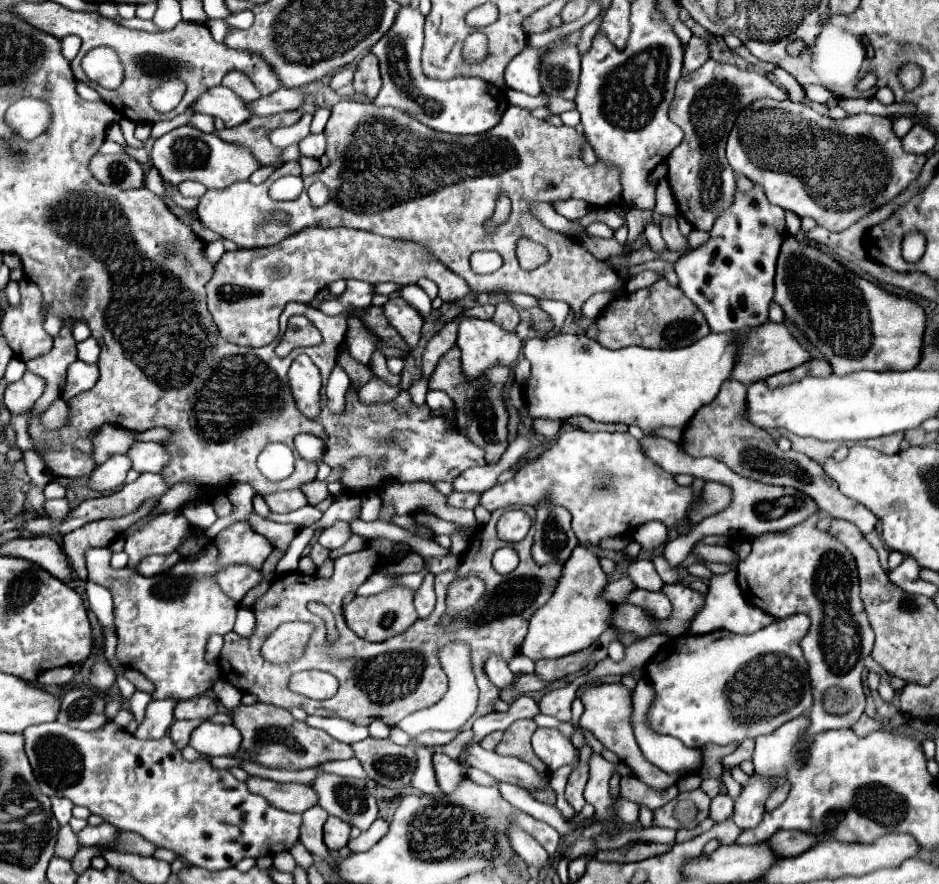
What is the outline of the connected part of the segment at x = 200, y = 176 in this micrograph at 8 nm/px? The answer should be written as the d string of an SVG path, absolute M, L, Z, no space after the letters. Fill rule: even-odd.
M190 124L174 128L158 138L152 146L150 160L160 170L164 182L172 186L178 186L186 180L196 180L202 182L206 188L226 188L238 180L248 180L252 172L262 168L262 164L256 162L246 146L224 142L216 134L204 134Z

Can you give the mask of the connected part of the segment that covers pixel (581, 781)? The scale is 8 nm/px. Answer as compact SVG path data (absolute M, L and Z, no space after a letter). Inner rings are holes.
M586 744L580 748L580 766L576 766L568 778L568 784L566 784L566 800L568 804L572 804L572 808L576 812L580 812L586 804L584 800L584 786L588 782L588 760L590 760L590 754L592 754L592 748Z

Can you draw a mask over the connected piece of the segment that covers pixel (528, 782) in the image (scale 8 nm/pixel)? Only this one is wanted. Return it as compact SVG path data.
M480 744L470 748L468 762L472 768L490 774L498 782L516 784L528 790L544 788L550 784L550 774L536 774L536 770L528 766L528 762L522 762L520 758L512 758L512 756L500 756L496 752L486 752Z

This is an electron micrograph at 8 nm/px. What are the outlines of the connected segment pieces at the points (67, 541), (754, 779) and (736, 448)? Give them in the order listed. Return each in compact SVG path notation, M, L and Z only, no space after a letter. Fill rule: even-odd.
M158 500L144 502L144 506L138 510L138 518L136 518L136 514L128 514L128 516L122 516L122 518L114 518L114 520L98 520L64 535L63 550L68 559L70 558L71 568L77 578L85 581L88 577L85 553L90 546L108 546L130 524L144 518L156 506L156 502Z
M752 774L748 782L742 786L742 792L734 804L732 820L742 830L750 830L758 826L764 814L764 802L774 788L776 782L772 778L760 778L760 774Z
M726 380L724 386L720 388L718 396L708 406L702 406L694 414L694 418L690 420L690 424L686 428L688 428L688 432L684 430L680 448L688 456L694 456L694 458L710 456L710 458L724 462L730 470L734 470L736 474L740 474L744 478L758 480L764 484L774 484L774 486L796 488L804 494L808 494L818 504L820 512L856 524L862 534L868 534L874 530L878 518L866 506L844 496L840 492L840 488L836 486L836 482L822 470L820 464L810 460L806 454L792 452L792 450L790 452L780 450L776 446L774 438L766 430L760 430L758 426L752 426L752 422L748 422L748 418L746 418L746 386L742 382Z

